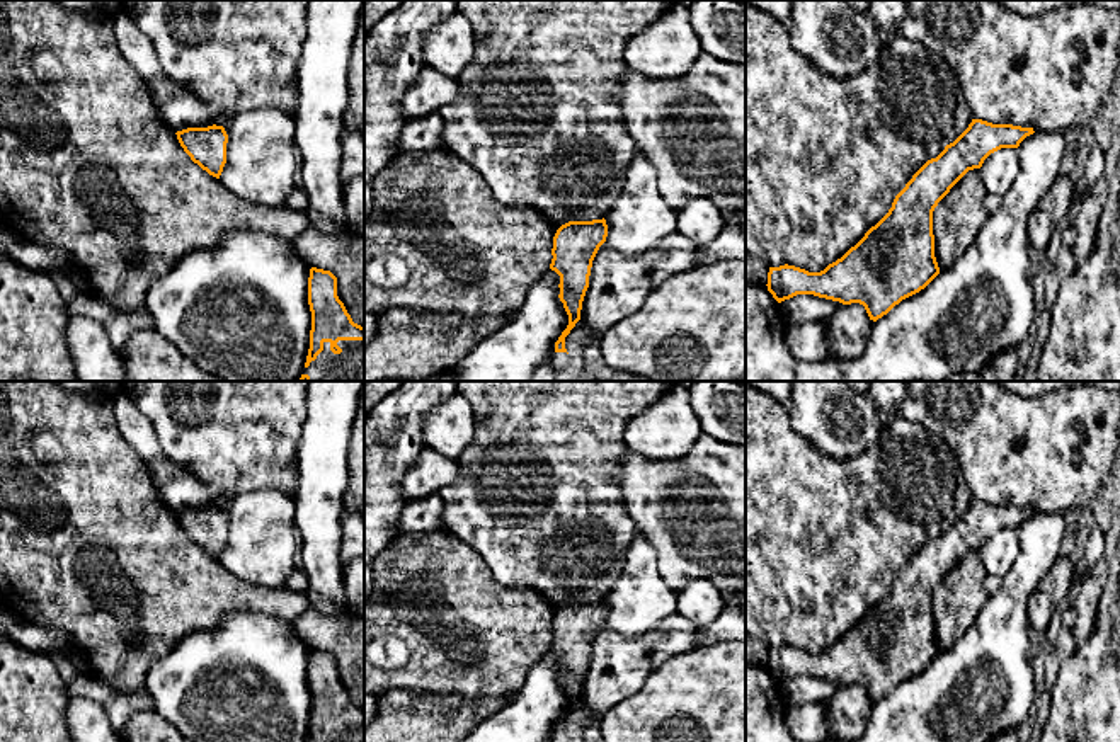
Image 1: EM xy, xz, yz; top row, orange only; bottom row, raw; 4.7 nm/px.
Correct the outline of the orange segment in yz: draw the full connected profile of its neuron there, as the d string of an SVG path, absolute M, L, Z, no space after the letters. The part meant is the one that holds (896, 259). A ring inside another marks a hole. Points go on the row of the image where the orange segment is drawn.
M972 119L953 143L912 175L889 213L841 259L820 272L788 264L769 267L768 291L778 303L797 294L860 303L877 322L940 274L933 235L938 203L991 153L1018 148L1033 133L1033 128Z

